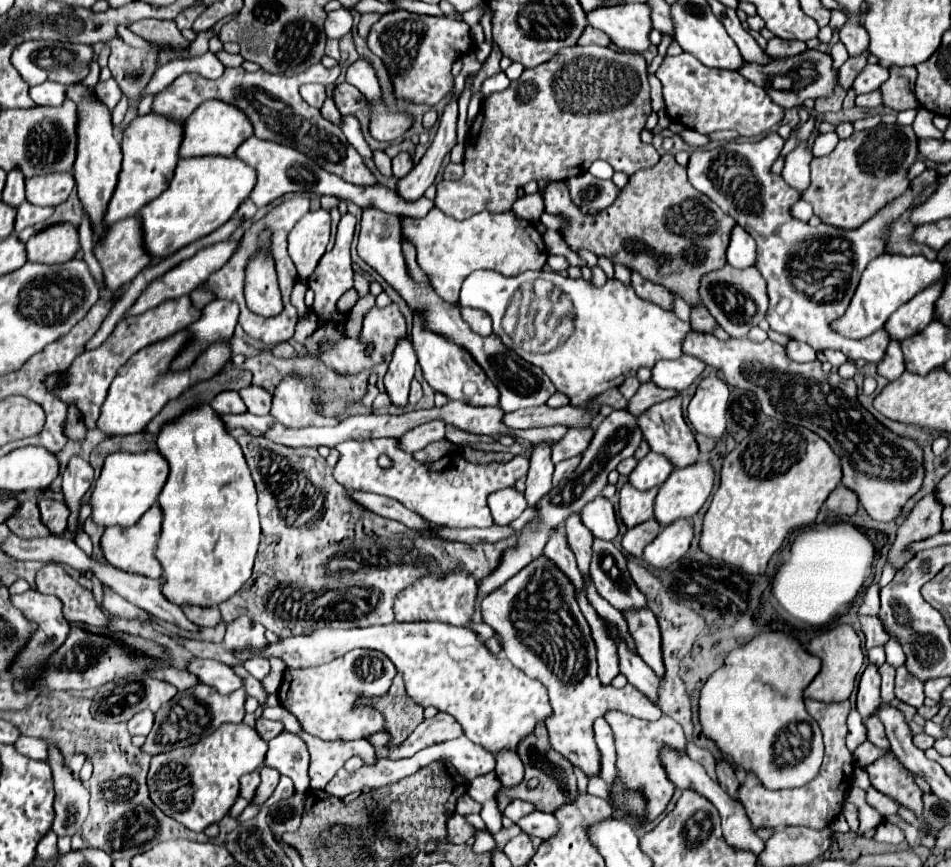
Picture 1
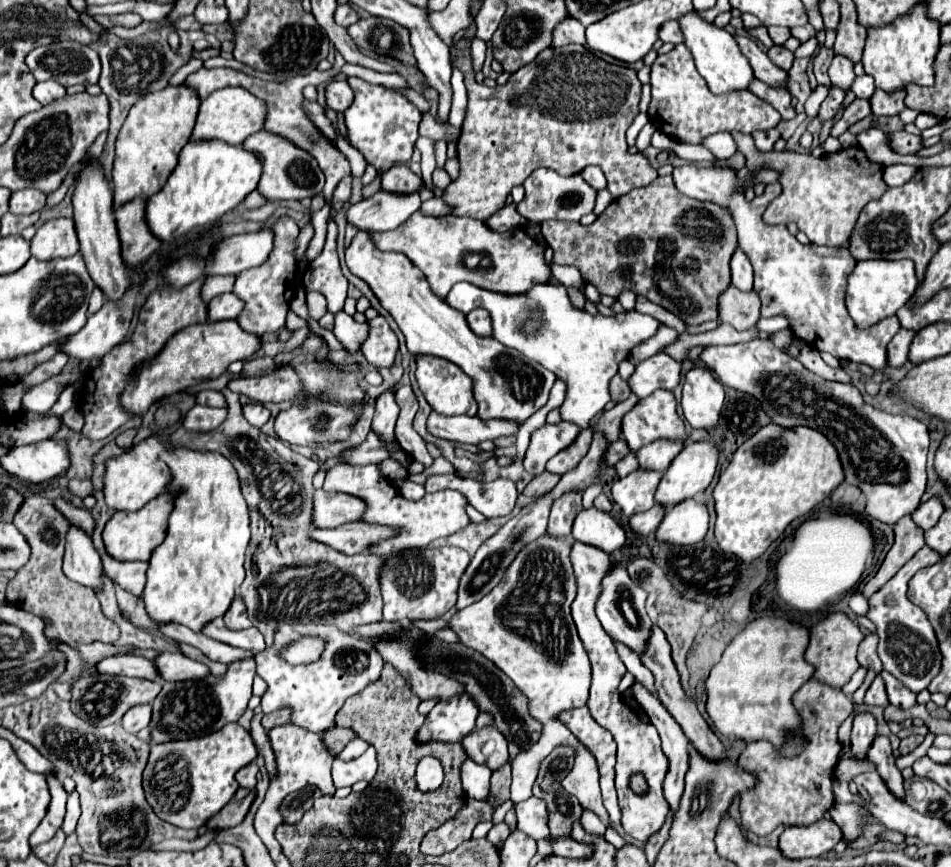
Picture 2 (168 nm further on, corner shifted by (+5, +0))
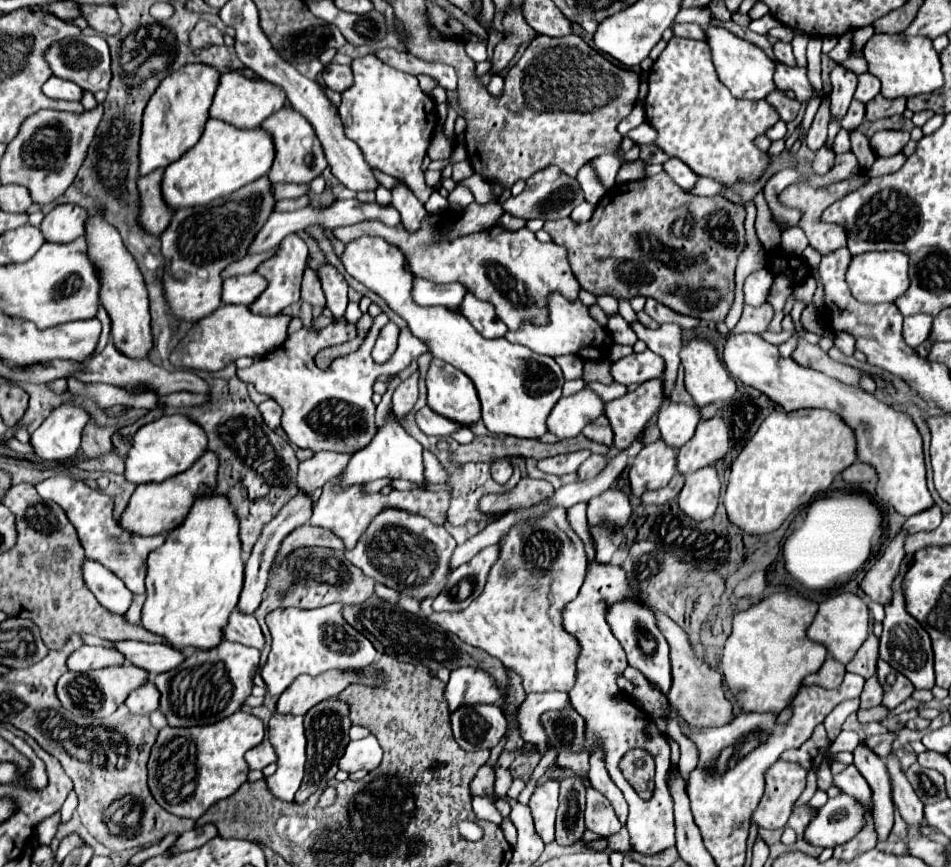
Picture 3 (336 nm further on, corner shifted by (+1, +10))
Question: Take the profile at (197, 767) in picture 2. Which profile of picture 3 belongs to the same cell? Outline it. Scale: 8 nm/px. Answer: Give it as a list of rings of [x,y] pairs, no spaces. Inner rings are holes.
[[[237,711],[213,725],[161,729],[147,765],[151,795],[169,813],[199,819],[211,805],[231,797],[247,781],[249,767],[243,755],[257,747],[263,737],[261,719],[245,711]]]

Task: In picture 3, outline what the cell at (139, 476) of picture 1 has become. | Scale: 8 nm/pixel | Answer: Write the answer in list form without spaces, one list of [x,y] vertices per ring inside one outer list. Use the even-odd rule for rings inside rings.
[[[165,415],[157,421],[143,425],[135,437],[131,451],[125,457],[125,479],[133,485],[141,483],[163,483],[165,479],[189,469],[207,449],[205,431],[187,421],[185,415]]]

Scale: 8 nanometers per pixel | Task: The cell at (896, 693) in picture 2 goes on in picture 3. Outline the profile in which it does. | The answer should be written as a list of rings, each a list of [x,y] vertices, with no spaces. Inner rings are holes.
[[[879,659],[879,663],[877,663],[877,677],[879,677],[879,681],[881,681],[883,689],[885,689],[883,705],[889,707],[889,709],[895,709],[899,703],[903,703],[915,691],[913,683],[905,675],[895,671],[883,659]]]

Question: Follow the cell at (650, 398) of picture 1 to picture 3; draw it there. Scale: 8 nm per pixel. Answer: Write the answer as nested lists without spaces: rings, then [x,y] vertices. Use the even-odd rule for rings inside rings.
[[[599,415],[597,419],[593,419],[585,429],[583,429],[583,435],[593,439],[593,441],[599,441],[599,443],[605,443],[605,445],[613,445],[613,431],[611,431],[611,425],[607,421],[605,415]]]

